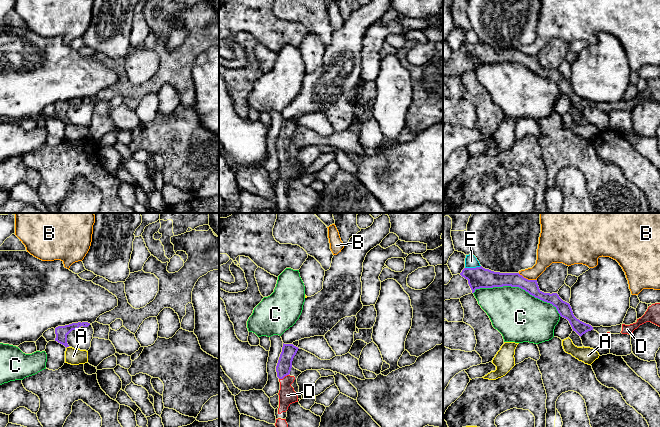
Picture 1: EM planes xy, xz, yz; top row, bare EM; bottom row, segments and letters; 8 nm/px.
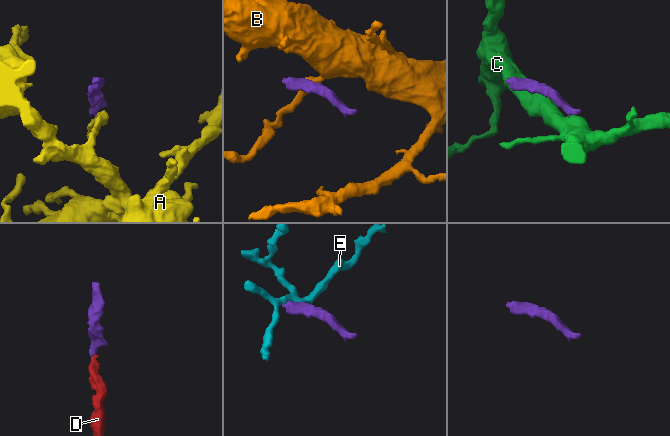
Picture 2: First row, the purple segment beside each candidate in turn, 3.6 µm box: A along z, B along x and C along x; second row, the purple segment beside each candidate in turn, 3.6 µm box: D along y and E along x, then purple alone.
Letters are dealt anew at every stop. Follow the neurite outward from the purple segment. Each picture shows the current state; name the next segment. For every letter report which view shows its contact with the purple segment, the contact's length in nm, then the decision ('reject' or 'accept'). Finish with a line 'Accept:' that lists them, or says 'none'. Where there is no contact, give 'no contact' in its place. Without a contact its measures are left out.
A: xy | 30 nm | reject
B: yz | 160 nm | reject
C: yz | 750 nm | reject
D: xz | 90 nm | accept
E: yz | 130 nm | reject
Accept: D

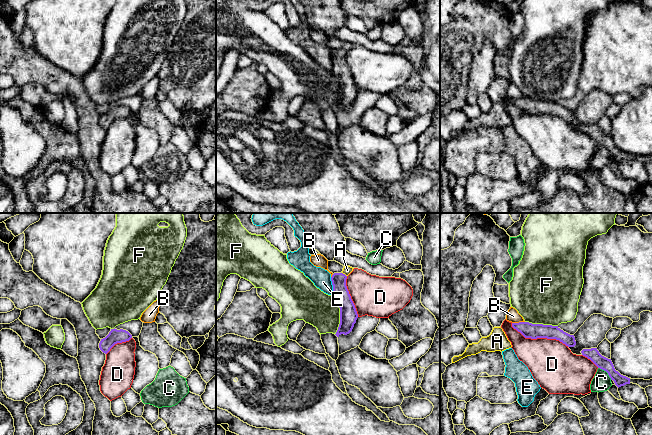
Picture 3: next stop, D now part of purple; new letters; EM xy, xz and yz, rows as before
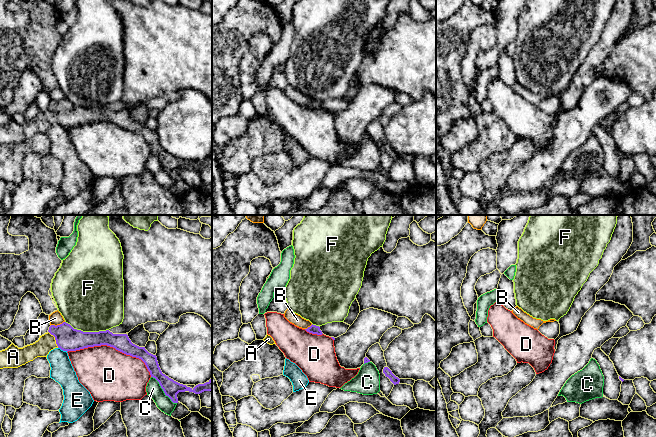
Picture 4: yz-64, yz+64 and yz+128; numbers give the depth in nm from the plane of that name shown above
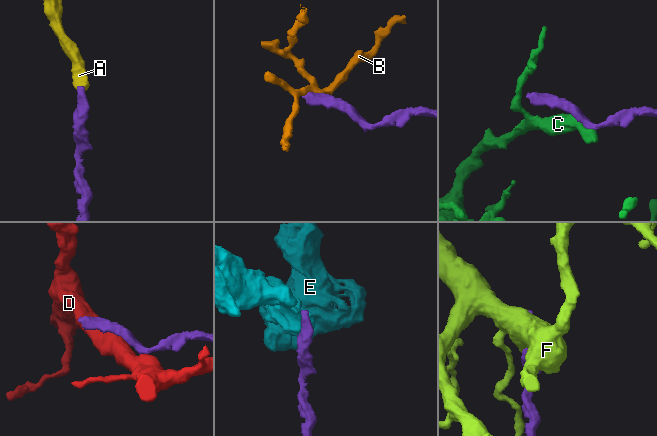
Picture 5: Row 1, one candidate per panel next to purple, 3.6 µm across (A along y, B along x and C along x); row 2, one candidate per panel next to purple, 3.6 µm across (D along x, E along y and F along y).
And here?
A: xz | 50 nm | accept
B: yz | 110 nm | reject
C: yz | 150 nm | reject
D: yz | 500 nm | reject
E: xz | 140 nm | reject
F: xz | 320 nm | reject
Accept: A

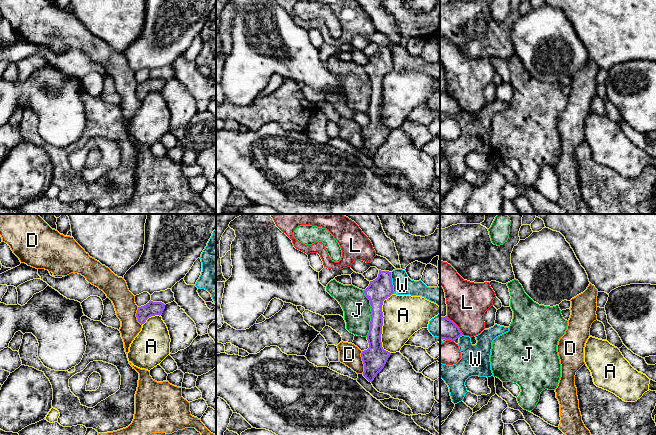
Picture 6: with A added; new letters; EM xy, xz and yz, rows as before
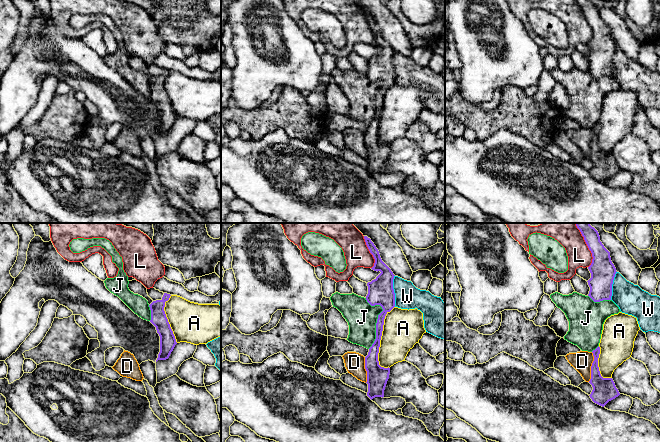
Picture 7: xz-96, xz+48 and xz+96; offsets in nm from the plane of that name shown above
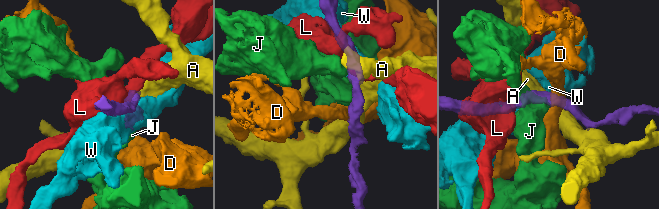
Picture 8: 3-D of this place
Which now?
A: xz | 480 nm | reject
D: xz | 180 nm | reject
J: xz | 380 nm | reject
L: yz | 200 nm | reject
W: xz | 180 nm | reject
Accept: none

